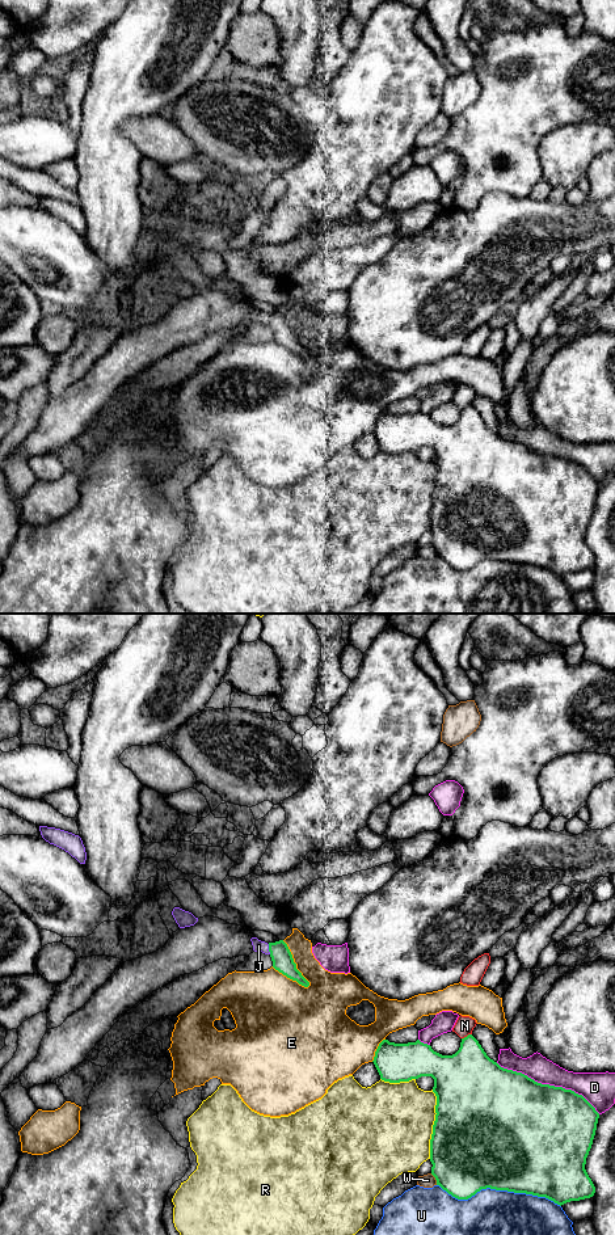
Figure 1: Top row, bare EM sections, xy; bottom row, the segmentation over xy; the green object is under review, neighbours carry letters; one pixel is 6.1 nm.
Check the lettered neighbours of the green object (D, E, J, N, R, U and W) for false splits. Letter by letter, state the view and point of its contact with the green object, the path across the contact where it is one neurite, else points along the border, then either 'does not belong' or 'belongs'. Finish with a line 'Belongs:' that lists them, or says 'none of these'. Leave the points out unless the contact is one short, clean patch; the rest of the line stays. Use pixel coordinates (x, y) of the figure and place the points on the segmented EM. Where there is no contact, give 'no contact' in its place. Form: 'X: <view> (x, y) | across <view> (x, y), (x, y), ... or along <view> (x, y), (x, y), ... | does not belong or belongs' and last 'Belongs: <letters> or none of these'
D: xy (548, 1084) | does not belong
E: xy (295, 964) | does not belong
J: xy (269, 949) | across xy (281, 956), (269, 949), (258, 945) | belongs
N: xy (467, 1036) | does not belong
R: xy (434, 1124) | does not belong
U: xy (498, 1189) | does not belong
W: xy (436, 1179) | does not belong
Belongs: J

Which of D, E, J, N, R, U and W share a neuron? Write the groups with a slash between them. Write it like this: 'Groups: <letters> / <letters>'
Groups: D / E / J / N / R / U / W

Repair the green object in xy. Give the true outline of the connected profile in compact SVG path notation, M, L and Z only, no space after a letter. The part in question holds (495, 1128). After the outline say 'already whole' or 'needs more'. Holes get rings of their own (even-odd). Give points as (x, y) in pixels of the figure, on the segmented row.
M472 1034L462 1038L459 1050L452 1055L442 1055L420 1040L408 1044L383 1040L372 1062L384 1082L400 1083L421 1076L434 1079L437 1114L430 1139L431 1175L437 1185L452 1197L468 1200L481 1189L490 1188L546 1197L561 1206L594 1196L595 1186L585 1164L599 1113L582 1095L563 1087L538 1083L522 1072L501 1067L486 1055Z; already whole

